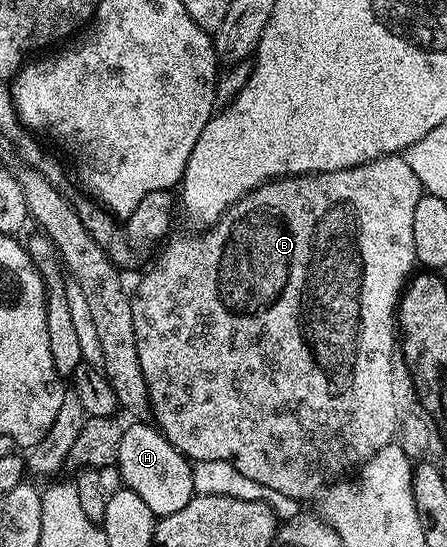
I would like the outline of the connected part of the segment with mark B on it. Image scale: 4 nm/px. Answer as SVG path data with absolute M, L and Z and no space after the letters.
M403 155L383 156L377 160L371 160L365 164L359 164L353 168L343 168L337 172L314 172L306 176L285 176L278 180L270 180L268 183L258 186L254 191L248 192L237 202L232 204L228 211L220 215L215 224L205 227L201 236L180 236L172 240L164 248L160 261L145 274L132 296L132 313L134 314L134 338L138 344L138 362L142 362L142 374L146 378L148 387L148 406L154 419L155 427L164 433L164 437L172 443L177 450L187 456L189 461L197 460L221 460L230 462L238 474L246 474L246 478L254 478L262 486L270 490L278 490L286 498L294 498L301 502L315 501L337 478L359 469L361 464L366 463L382 446L393 443L396 436L396 407L394 406L394 374L392 366L392 348L398 344L398 309L400 307L400 293L404 291L404 285L408 283L417 267L418 261L414 250L414 206L418 206L422 189L418 182L418 174L406 166Z

